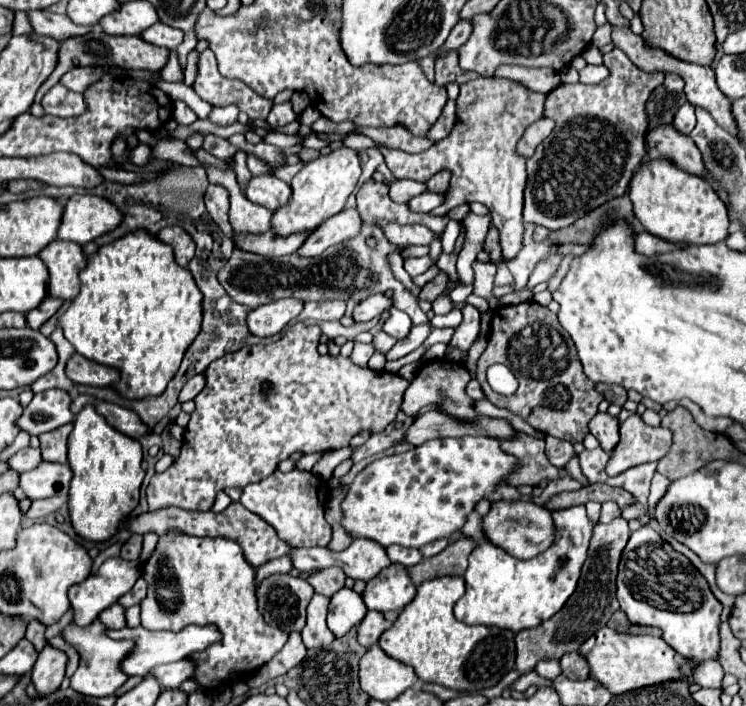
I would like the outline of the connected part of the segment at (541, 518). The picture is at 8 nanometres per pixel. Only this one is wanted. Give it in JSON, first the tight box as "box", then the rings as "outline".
{"box":[483,500,555,560],"outline":[[[523,500],[493,502],[491,512],[483,518],[483,530],[495,546],[507,550],[511,556],[519,560],[529,560],[541,554],[555,540],[555,526],[553,526],[551,512],[545,510],[545,506],[537,506],[533,502],[523,502]]]}

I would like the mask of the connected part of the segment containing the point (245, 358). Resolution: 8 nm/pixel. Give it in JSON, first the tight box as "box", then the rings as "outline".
{"box":[147,322,409,510],"outline":[[[297,322],[295,326],[291,326],[285,336],[277,342],[271,342],[271,344],[257,344],[257,346],[243,346],[241,350],[237,352],[229,352],[221,358],[217,358],[217,362],[211,362],[209,368],[205,370],[205,376],[207,376],[207,384],[205,388],[195,396],[195,412],[191,414],[191,420],[185,428],[185,436],[183,436],[183,448],[181,448],[181,454],[179,458],[173,462],[171,468],[167,468],[165,472],[161,474],[155,474],[147,486],[147,502],[149,502],[149,510],[159,510],[163,506],[179,506],[179,508],[185,508],[185,510],[209,510],[215,502],[215,496],[217,492],[225,490],[225,488],[245,488],[253,482],[259,482],[267,476],[271,476],[279,462],[287,460],[291,454],[295,452],[303,452],[303,454],[311,454],[311,452],[321,452],[321,450],[337,450],[337,448],[345,448],[349,446],[351,438],[361,432],[361,430],[369,430],[373,434],[385,430],[387,424],[391,424],[397,416],[397,412],[401,410],[401,398],[405,394],[405,390],[409,388],[409,382],[405,378],[401,378],[399,374],[391,374],[387,370],[381,370],[381,372],[375,372],[375,370],[369,370],[369,368],[359,368],[355,366],[353,362],[349,362],[349,358],[333,358],[333,356],[321,356],[317,352],[317,344],[319,344],[319,336],[321,336],[321,330],[319,326],[307,326],[303,322]]]}

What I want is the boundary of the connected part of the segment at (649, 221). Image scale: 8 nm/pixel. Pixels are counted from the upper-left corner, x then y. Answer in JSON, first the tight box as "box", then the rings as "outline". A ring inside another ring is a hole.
{"box":[629,158,729,244],"outline":[[[647,158],[641,162],[629,184],[629,198],[643,230],[669,242],[717,244],[729,234],[727,206],[715,188],[703,178],[697,178],[697,174],[685,174],[685,170],[677,170],[673,162],[661,162],[661,158]]]}

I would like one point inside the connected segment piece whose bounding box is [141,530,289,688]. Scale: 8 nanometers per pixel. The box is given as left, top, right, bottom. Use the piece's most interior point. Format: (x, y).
(190, 580)

